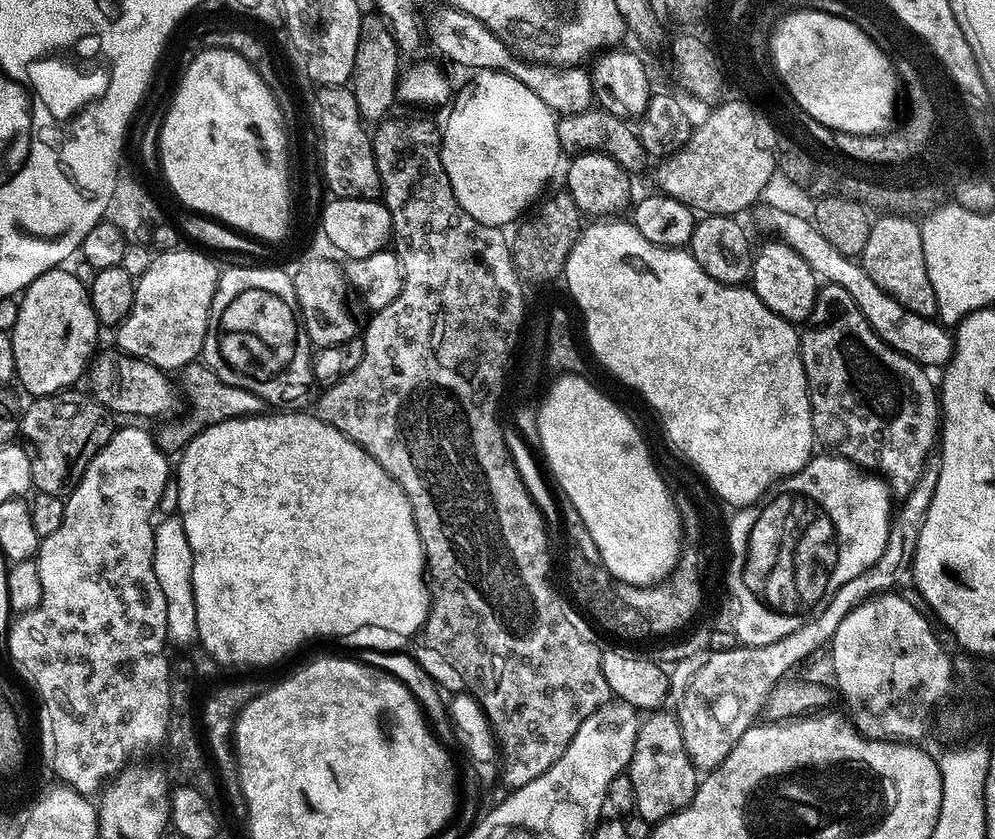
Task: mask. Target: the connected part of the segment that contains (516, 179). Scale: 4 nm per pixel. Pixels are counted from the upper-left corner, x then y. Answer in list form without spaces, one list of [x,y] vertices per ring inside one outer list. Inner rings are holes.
[[[479,70],[466,86],[462,87],[460,92],[455,93],[448,110],[450,110],[446,122],[440,130],[440,157],[442,158],[443,169],[446,170],[446,176],[450,179],[451,189],[454,190],[454,196],[458,204],[462,206],[466,213],[470,214],[475,221],[482,222],[491,228],[504,228],[505,225],[514,221],[542,192],[550,178],[555,174],[562,149],[560,139],[558,138],[557,126],[559,124],[557,115],[549,108],[541,98],[539,98],[530,88],[522,84],[518,78],[504,73],[501,70]]]

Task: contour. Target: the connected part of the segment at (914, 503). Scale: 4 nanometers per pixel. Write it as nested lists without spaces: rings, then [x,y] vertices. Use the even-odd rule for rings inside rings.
[[[939,454],[926,458],[918,480],[907,496],[903,497],[901,504],[904,505],[895,509],[892,532],[888,535],[888,549],[882,558],[878,558],[878,562],[874,562],[874,566],[862,570],[858,578],[850,578],[842,590],[836,591],[828,609],[821,616],[816,616],[806,626],[802,626],[802,630],[786,634],[786,638],[778,638],[778,642],[770,642],[764,648],[735,646],[732,649],[692,652],[677,662],[676,669],[671,669],[670,700],[676,703],[674,711],[680,721],[682,738],[690,758],[696,763],[697,771],[707,774],[724,761],[726,754],[734,750],[738,738],[742,738],[742,734],[746,734],[746,730],[757,723],[756,715],[766,708],[788,668],[814,655],[823,644],[825,647],[838,626],[842,626],[842,618],[846,618],[846,614],[859,608],[865,600],[871,600],[873,596],[897,587],[895,584],[900,571],[903,568],[905,571],[912,559],[920,523],[924,520],[930,498],[934,498],[934,490],[938,486],[941,466],[942,458]]]

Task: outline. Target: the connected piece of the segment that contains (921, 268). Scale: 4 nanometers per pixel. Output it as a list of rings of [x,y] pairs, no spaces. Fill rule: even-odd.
[[[886,219],[876,225],[868,242],[864,269],[886,294],[890,294],[890,298],[906,306],[906,310],[929,318],[936,316],[934,286],[930,286],[930,274],[926,274],[926,258],[920,252],[915,229],[907,225],[907,221]]]

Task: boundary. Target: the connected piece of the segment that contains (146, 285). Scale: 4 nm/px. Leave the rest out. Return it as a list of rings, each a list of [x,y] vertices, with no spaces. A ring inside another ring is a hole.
[[[173,246],[169,252],[153,255],[150,266],[146,266],[146,274],[135,277],[134,306],[130,306],[130,314],[115,329],[116,344],[120,347],[117,349],[123,355],[137,356],[139,360],[165,370],[187,369],[203,353],[212,299],[220,281],[221,269],[216,268],[206,253],[184,247]]]

